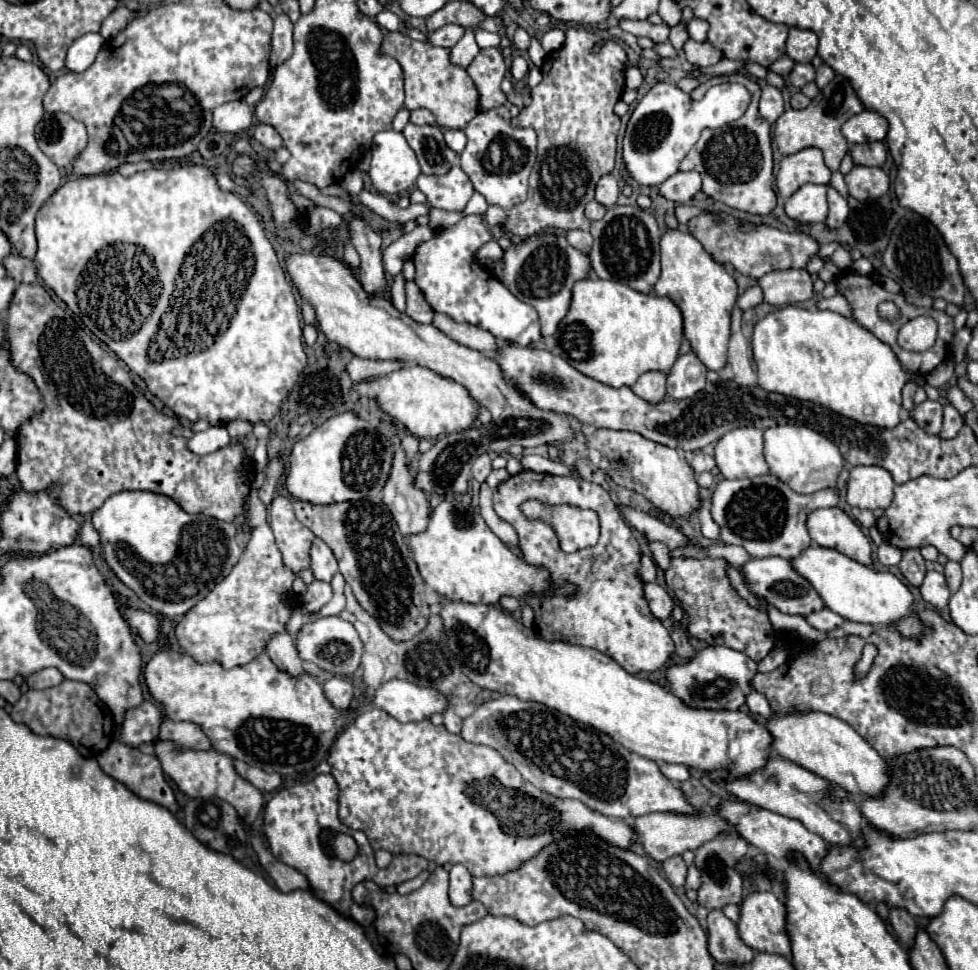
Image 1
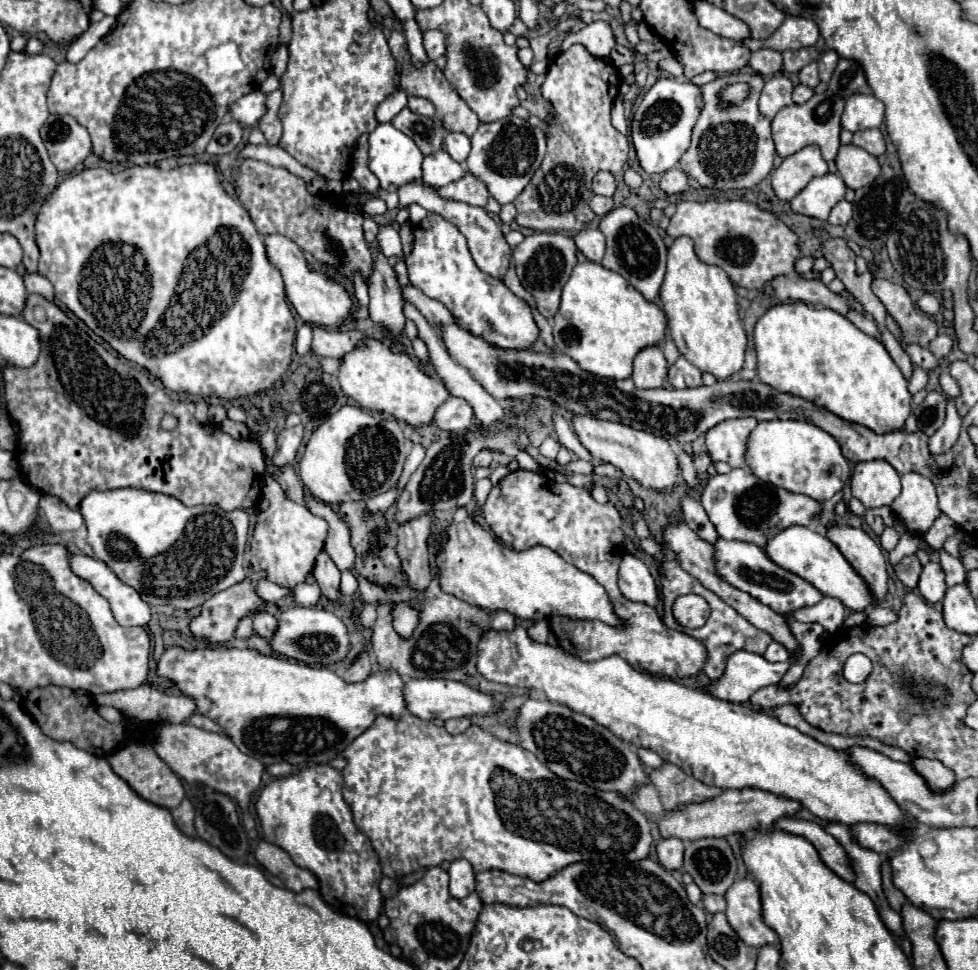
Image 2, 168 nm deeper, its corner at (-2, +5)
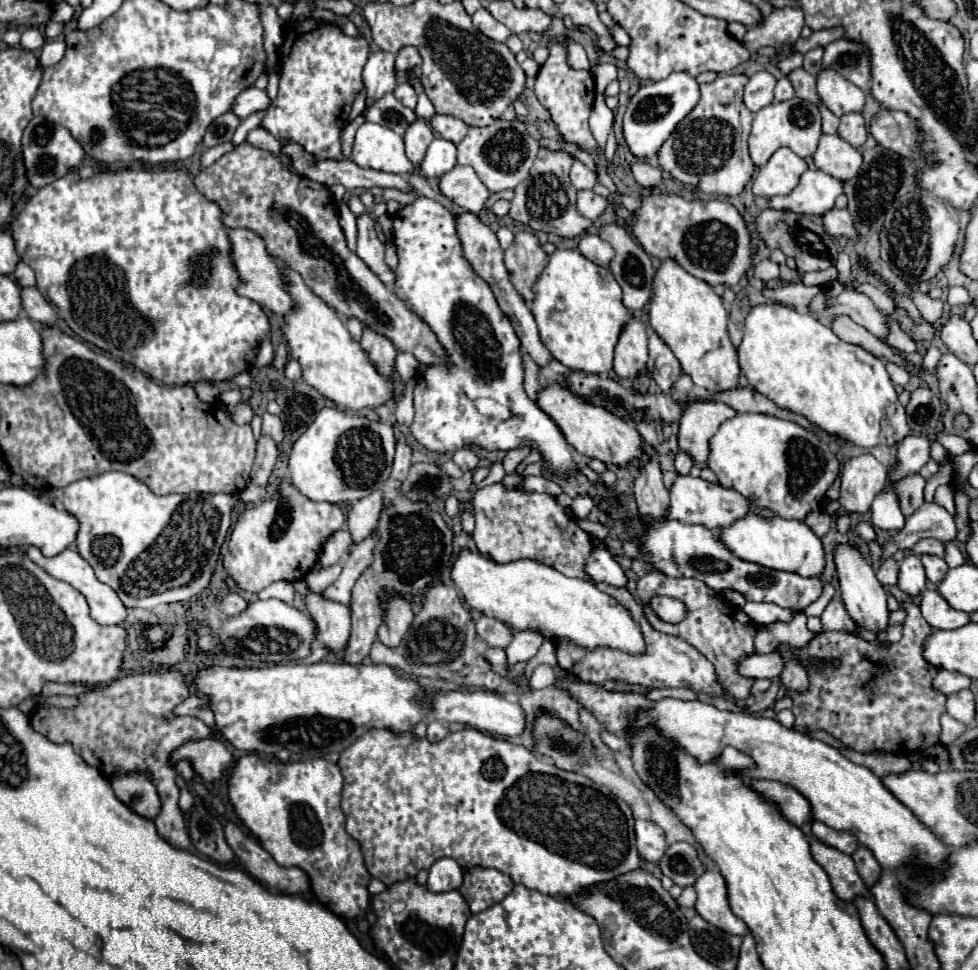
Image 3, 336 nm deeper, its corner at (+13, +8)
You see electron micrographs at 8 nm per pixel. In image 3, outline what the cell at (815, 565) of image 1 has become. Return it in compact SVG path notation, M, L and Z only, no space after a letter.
M747 514L735 520L731 526L721 528L717 536L737 558L755 562L773 570L797 572L801 576L819 576L825 566L823 546L821 540L811 532L805 522L799 520L785 520L779 516L763 518L757 514Z

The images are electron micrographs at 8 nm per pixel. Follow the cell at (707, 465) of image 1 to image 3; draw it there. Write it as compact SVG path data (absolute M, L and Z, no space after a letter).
M679 452L679 454L675 456L675 470L677 470L677 474L689 474L691 466L693 466L693 460L691 460L689 454Z

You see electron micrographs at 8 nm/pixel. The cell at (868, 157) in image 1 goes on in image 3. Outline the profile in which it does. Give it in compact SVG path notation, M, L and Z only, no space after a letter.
M851 112L851 114L845 114L841 116L841 122L839 122L839 132L837 132L843 140L847 140L851 146L859 148L865 140L867 140L867 126L865 126L865 120L861 114L857 112Z

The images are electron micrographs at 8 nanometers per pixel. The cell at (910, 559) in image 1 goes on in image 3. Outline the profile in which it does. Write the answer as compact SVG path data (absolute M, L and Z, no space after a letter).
M889 558L877 570L877 580L883 586L891 586L891 584L897 584L897 574L899 574L899 566L897 566L897 562L893 558Z

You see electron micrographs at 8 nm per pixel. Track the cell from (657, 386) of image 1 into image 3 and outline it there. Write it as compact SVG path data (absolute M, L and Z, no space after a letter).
M631 316L631 320L623 326L619 334L619 342L615 346L615 362L613 370L619 378L635 378L647 364L647 332L639 318Z

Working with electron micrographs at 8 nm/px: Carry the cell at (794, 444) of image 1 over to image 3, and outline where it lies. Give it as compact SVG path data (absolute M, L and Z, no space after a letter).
M737 414L731 420L725 420L709 440L707 466L717 474L721 486L743 494L757 508L767 508L781 518L793 520L805 520L807 514L817 510L823 504L825 492L839 474L839 460L827 440L791 420L767 414Z

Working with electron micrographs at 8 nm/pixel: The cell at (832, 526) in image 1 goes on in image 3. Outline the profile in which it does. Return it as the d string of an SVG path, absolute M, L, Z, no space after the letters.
M841 544L835 550L835 564L837 564L837 576L841 584L841 598L845 602L847 614L853 618L853 622L859 628L871 630L875 634L889 628L889 608L887 608L887 594L885 588L875 578L873 568L863 560L859 550L855 546Z

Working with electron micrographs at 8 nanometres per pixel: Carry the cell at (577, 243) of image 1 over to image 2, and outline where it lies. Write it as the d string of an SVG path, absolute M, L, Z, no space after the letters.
M592 227L590 229L582 229L572 239L574 239L576 247L580 249L580 253L584 253L590 261L600 263L600 259L604 255L606 241L604 241L604 235L598 229L592 229Z

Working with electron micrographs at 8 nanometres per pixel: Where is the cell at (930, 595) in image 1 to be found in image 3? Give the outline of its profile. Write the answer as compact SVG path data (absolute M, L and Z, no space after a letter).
M905 556L905 560L899 564L899 588L911 596L917 596L921 590L925 590L925 568L921 564L919 556Z

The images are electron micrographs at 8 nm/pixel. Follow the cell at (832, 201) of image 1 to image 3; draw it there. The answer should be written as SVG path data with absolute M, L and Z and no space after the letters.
M835 208L829 210L823 216L823 226L835 238L839 238L839 236L843 236L843 238L857 238L859 236L857 230L855 230L855 220L849 214L849 210L835 210Z

